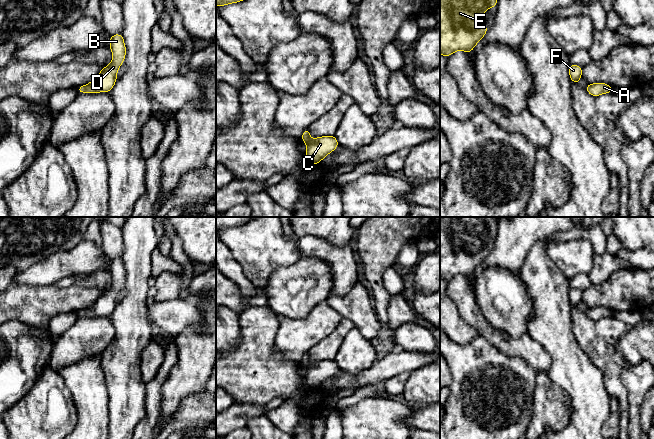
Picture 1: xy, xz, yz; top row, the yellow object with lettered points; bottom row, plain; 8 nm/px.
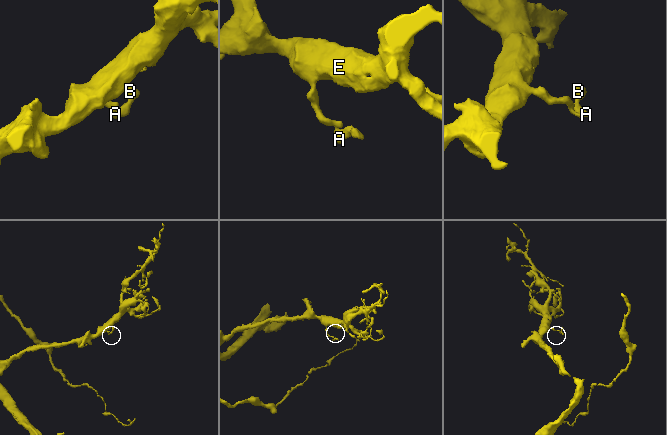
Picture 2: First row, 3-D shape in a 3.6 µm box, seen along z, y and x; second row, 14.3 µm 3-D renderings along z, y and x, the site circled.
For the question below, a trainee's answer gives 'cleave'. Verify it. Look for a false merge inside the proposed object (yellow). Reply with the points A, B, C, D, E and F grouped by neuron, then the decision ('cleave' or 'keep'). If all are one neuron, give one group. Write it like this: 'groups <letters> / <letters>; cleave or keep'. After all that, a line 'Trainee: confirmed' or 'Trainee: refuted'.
groups A B C D E F; keep
Trainee: refuted

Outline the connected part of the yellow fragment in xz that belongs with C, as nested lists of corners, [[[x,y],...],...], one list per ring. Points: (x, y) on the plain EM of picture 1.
[[[309,352],[303,355],[301,362],[307,369],[306,383],[310,388],[320,388],[323,382],[339,370],[335,359],[316,361],[312,364],[310,362]]]

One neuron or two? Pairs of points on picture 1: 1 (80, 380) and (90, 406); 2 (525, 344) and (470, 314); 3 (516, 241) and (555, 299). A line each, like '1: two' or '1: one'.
1: one
2: one
3: two

